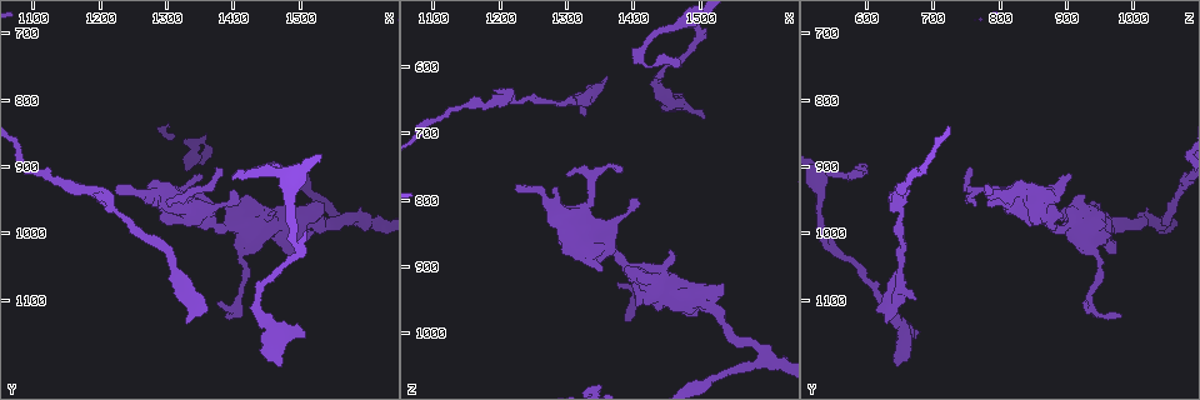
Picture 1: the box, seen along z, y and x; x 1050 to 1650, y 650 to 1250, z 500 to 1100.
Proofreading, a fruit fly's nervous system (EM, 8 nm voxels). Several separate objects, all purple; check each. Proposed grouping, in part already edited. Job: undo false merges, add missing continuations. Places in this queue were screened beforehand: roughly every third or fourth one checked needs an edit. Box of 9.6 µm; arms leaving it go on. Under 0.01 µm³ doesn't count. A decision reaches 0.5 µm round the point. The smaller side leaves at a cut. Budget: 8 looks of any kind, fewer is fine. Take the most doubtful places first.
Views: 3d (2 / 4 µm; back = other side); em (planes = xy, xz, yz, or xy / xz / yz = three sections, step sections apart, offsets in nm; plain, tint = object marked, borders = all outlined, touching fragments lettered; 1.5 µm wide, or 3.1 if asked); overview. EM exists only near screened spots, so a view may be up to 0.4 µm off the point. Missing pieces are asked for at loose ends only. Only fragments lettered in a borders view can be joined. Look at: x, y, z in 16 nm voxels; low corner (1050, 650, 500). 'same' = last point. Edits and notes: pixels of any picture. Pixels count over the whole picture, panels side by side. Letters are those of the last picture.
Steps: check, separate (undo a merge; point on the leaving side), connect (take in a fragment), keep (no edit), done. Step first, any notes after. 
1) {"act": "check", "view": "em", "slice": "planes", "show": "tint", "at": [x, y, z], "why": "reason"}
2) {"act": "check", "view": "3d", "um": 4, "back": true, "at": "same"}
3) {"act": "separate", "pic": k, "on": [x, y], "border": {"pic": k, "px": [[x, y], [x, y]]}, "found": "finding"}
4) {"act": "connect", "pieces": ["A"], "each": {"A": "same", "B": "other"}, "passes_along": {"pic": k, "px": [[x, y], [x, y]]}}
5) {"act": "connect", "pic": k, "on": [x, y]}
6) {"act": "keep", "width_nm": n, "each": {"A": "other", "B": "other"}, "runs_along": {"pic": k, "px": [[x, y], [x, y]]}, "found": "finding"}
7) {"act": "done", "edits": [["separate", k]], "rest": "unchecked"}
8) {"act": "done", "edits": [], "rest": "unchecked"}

{"act": "check", "view": "3d", "um": 4, "at": [1350, 1110, 635], "why": "calibre changes"}

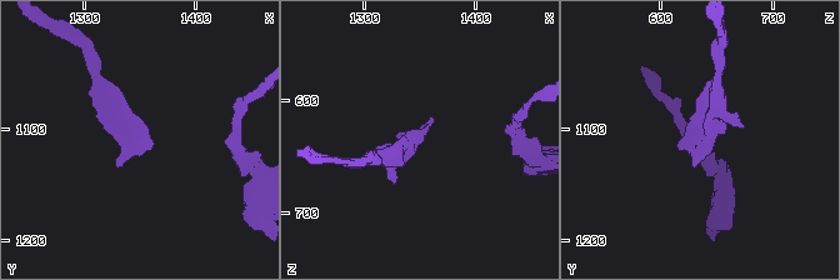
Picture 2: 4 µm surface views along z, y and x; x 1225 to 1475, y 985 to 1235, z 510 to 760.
{"act": "check", "view": "em", "slice": "planes", "show": "tint", "at": [1346, 1114, 634]}

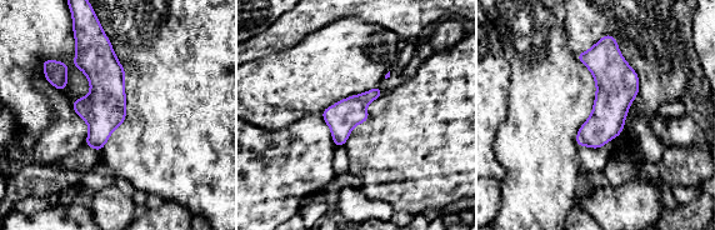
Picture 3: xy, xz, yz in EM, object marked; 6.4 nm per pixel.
{"act": "check", "view": "em", "slice": "planes", "show": "borders", "at": "same", "why": "see the neighbours"}

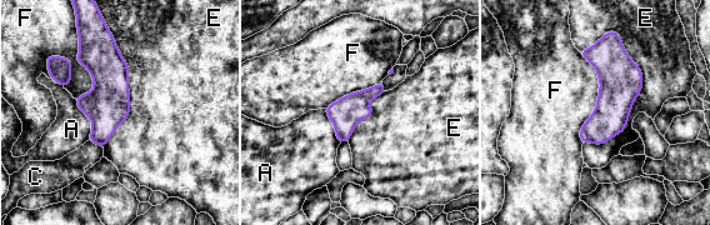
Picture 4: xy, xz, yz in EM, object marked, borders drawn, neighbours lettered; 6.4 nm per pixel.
{"act": "keep", "each": {"A": "other", "C": "other", "E": "other", "F": "other"}, "border": {"pic": 4, "px": [[578, 51], [599, 80], [581, 143]]}, "found": "continuous, no second neuron"}

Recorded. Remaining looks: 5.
{"act": "check", "view": "em", "slice": "planes", "show": "borders", "at": [1375, 965, 830], "why": "thick turns thin"}

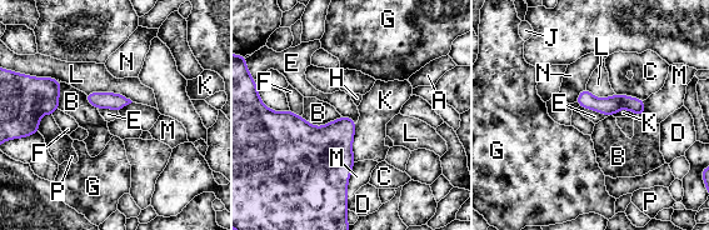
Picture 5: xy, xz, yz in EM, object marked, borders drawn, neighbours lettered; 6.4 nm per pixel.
{"act": "keep", "longest_contact_nm": ["L", 320], "each": {"A": "other", "B": "other", "C": "other", "D": "other", "E": "other", "F": "other", "G": "other", "H": "other", "J": "other", "K": "other", "L": "other", "M": "other", "N": "other", "P": "other"}, "found": "one neuron here"}

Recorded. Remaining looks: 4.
{"act": "check", "view": "3d", "um": 2, "at": [1220, 965, 645], "why": "a fork"}

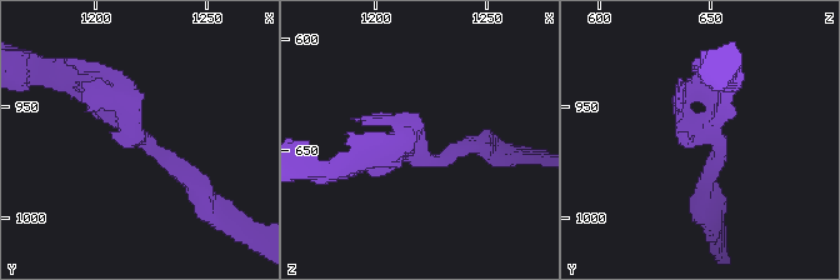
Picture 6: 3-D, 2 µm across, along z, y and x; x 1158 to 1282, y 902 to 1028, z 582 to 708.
{"act": "check", "view": "em", "slice": "planes", "show": "tint", "at": [1220, 963, 649]}

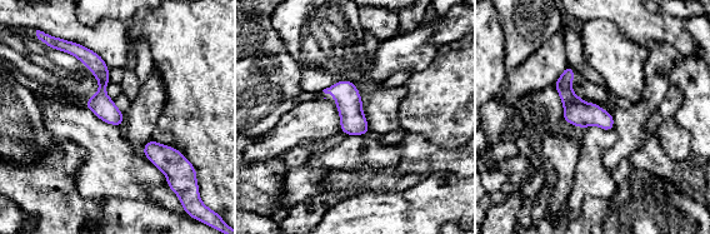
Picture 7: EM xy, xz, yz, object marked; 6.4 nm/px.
{"act": "check", "view": "em", "slice": "planes", "show": "borders", "at": "same", "why": "what lies round it"}

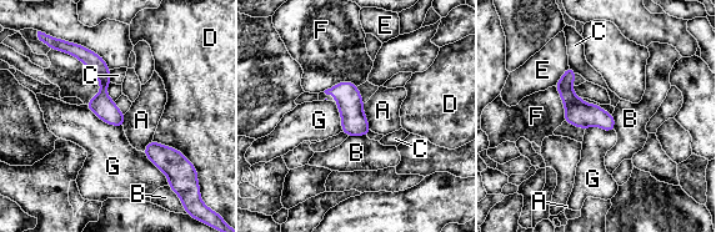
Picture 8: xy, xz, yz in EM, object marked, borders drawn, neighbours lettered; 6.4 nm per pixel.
{"act": "keep", "each": {"A": "other", "B": "other", "C": "other", "D": "other", "E": "other", "F": "other", "G": "other"}, "found": "all the same neuron"}

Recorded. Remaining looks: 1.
{"act": "done", "edits": [], "rest": "unchecked"}

